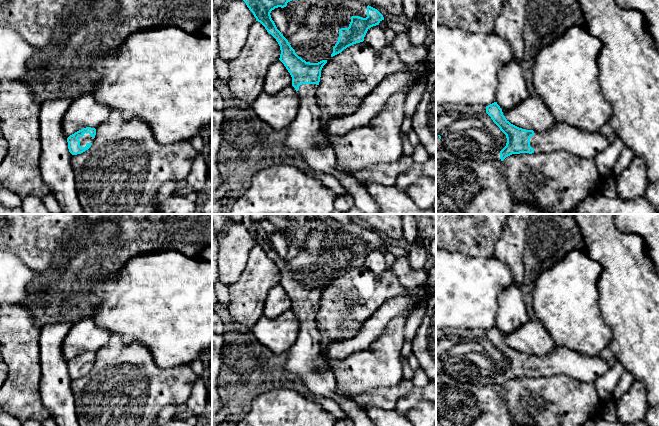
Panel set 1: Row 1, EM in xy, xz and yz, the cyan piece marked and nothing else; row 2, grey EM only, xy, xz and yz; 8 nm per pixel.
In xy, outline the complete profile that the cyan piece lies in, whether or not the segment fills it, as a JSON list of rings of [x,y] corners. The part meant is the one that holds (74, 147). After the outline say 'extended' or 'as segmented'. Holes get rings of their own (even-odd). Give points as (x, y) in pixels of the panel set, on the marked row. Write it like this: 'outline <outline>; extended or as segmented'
outline [[[91,127],[83,128],[67,138],[68,149],[72,155],[77,155],[88,150],[96,135],[96,129]]]; extended

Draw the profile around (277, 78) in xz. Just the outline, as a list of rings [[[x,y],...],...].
[[[278,60],[272,63],[267,71],[264,92],[272,95],[292,85],[292,77],[284,64]]]

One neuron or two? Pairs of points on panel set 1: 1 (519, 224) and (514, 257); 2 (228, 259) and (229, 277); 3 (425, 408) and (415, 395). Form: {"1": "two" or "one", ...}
{"1": "one", "2": "one", "3": "two"}

